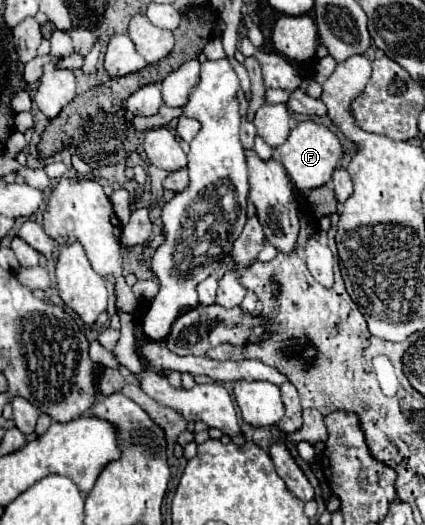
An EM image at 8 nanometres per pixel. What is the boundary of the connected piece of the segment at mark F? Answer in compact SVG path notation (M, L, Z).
M299 122L297 128L291 130L285 144L281 144L277 148L277 152L281 156L281 162L287 168L289 178L293 180L293 184L299 190L311 190L311 188L319 188L319 186L325 186L327 182L331 182L335 168L341 162L343 146L329 128L315 124L315 122Z

